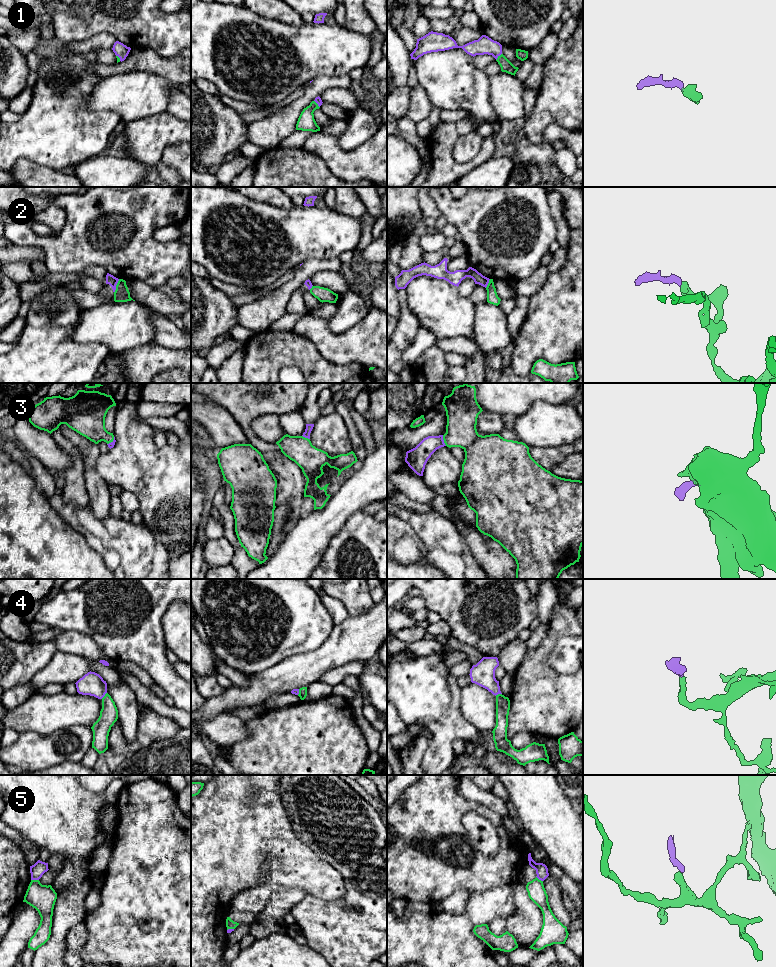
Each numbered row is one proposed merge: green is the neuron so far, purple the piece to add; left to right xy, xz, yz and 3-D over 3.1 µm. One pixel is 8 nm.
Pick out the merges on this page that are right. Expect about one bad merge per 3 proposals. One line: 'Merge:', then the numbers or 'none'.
Merge: 1, 3, 4

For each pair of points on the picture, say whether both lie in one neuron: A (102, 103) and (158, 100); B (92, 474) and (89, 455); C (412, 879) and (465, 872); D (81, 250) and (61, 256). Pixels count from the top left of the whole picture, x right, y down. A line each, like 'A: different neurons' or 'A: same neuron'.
A: same neuron
B: same neuron
C: same neuron
D: same neuron

